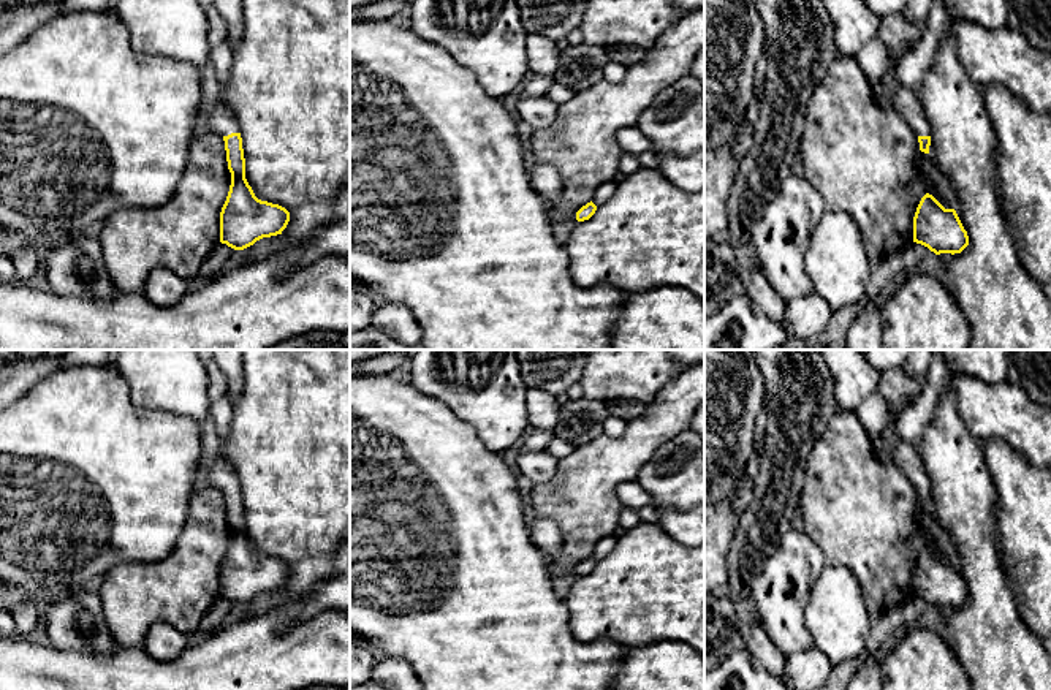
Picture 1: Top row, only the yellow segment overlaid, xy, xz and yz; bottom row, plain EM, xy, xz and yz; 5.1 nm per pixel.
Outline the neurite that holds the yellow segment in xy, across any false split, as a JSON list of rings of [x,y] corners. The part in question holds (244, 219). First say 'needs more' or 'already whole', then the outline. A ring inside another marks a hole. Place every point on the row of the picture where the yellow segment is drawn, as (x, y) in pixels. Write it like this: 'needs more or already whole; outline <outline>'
already whole; outline [[[241,133],[223,136],[231,185],[220,212],[220,242],[244,250],[263,237],[282,234],[290,212],[255,196],[245,179]]]

